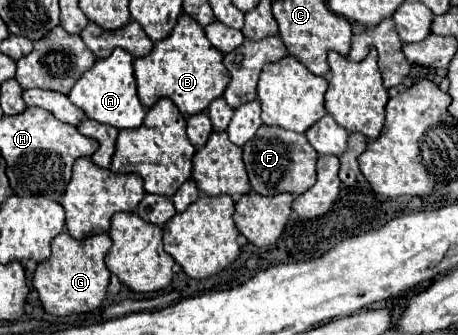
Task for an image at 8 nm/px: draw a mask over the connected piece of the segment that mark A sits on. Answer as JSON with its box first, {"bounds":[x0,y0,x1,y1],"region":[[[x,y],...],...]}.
{"bounds":[69,48,145,130],"region":[[[115,48],[109,58],[97,60],[79,82],[69,92],[69,100],[79,106],[87,118],[97,120],[101,124],[115,126],[119,130],[139,128],[145,116],[145,106],[139,102],[135,76],[133,76],[133,58],[123,48]]]}

